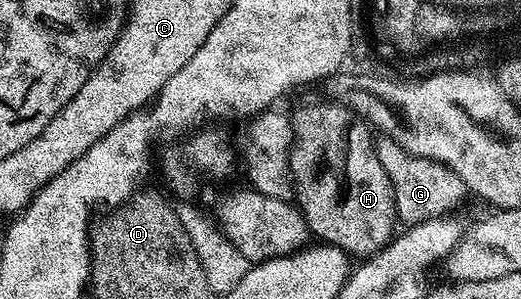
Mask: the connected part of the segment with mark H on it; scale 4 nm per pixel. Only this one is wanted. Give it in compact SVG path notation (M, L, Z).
M328 104L309 105L297 114L292 114L295 140L293 150L289 153L289 171L293 174L296 196L301 196L299 208L305 215L310 234L318 242L339 247L354 258L368 259L393 240L398 228L393 184L387 171L383 171L383 163L379 163L375 137L370 126L358 119L353 110L345 105Z

